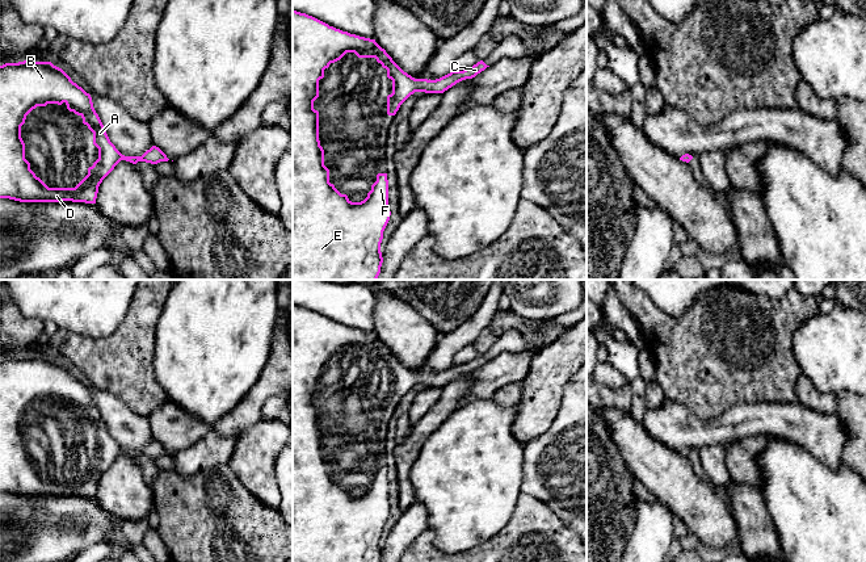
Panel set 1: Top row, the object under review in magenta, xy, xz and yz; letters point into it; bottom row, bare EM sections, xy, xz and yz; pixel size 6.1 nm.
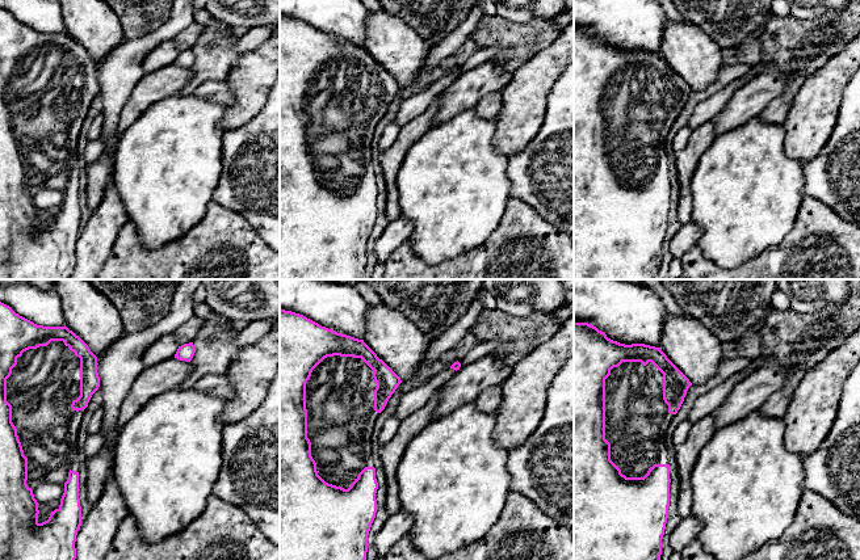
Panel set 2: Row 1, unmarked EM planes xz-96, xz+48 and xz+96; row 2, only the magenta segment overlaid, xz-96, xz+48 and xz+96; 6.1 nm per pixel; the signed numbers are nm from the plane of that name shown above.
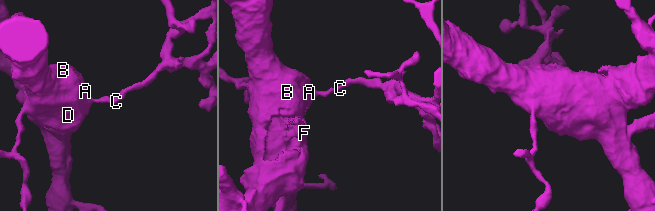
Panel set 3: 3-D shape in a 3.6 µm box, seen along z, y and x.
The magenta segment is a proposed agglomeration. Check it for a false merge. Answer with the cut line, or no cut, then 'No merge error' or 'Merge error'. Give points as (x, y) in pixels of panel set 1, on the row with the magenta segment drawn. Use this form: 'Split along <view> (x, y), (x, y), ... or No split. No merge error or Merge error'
No split. No merge error

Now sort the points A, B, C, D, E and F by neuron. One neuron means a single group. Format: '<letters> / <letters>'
A B C D E F

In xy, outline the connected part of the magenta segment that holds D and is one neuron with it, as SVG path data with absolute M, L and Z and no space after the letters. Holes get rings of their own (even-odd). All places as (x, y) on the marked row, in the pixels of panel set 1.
M24 60L18 63L5 63L0 66L0 198L9 198L20 202L85 202L96 204L98 186L102 180L121 162L133 164L146 162L157 164L168 162L167 155L156 146L152 146L142 156L125 156L110 142L106 130L96 113L92 97L71 77L51 62ZM47 104L67 105L70 112L80 116L83 123L93 133L93 144L98 148L98 159L88 168L88 175L75 188L49 188L30 169L30 163L25 159L25 143L21 138L21 126L26 116L37 106Z

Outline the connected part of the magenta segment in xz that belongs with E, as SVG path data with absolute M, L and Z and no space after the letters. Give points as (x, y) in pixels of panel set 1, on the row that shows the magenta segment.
M293 11L293 280L377 280L383 263L381 243L391 215L387 173L377 175L377 181L363 201L352 202L329 183L329 169L324 165L324 150L319 140L319 112L314 109L314 101L319 97L319 80L324 77L324 70L346 53L354 53L358 58L375 58L387 70L387 77L392 80L392 93L387 96L388 116L395 116L400 105L415 92L443 93L489 67L480 60L470 68L453 70L436 80L415 79L404 72L375 39L342 32L312 16Z

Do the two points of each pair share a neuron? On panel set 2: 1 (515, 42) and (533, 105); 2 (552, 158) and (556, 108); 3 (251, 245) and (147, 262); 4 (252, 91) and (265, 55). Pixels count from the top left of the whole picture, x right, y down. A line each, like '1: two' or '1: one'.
1: two
2: one
3: one
4: one

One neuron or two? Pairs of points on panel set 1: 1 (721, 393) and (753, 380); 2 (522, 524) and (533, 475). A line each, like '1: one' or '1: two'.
1: one
2: two

